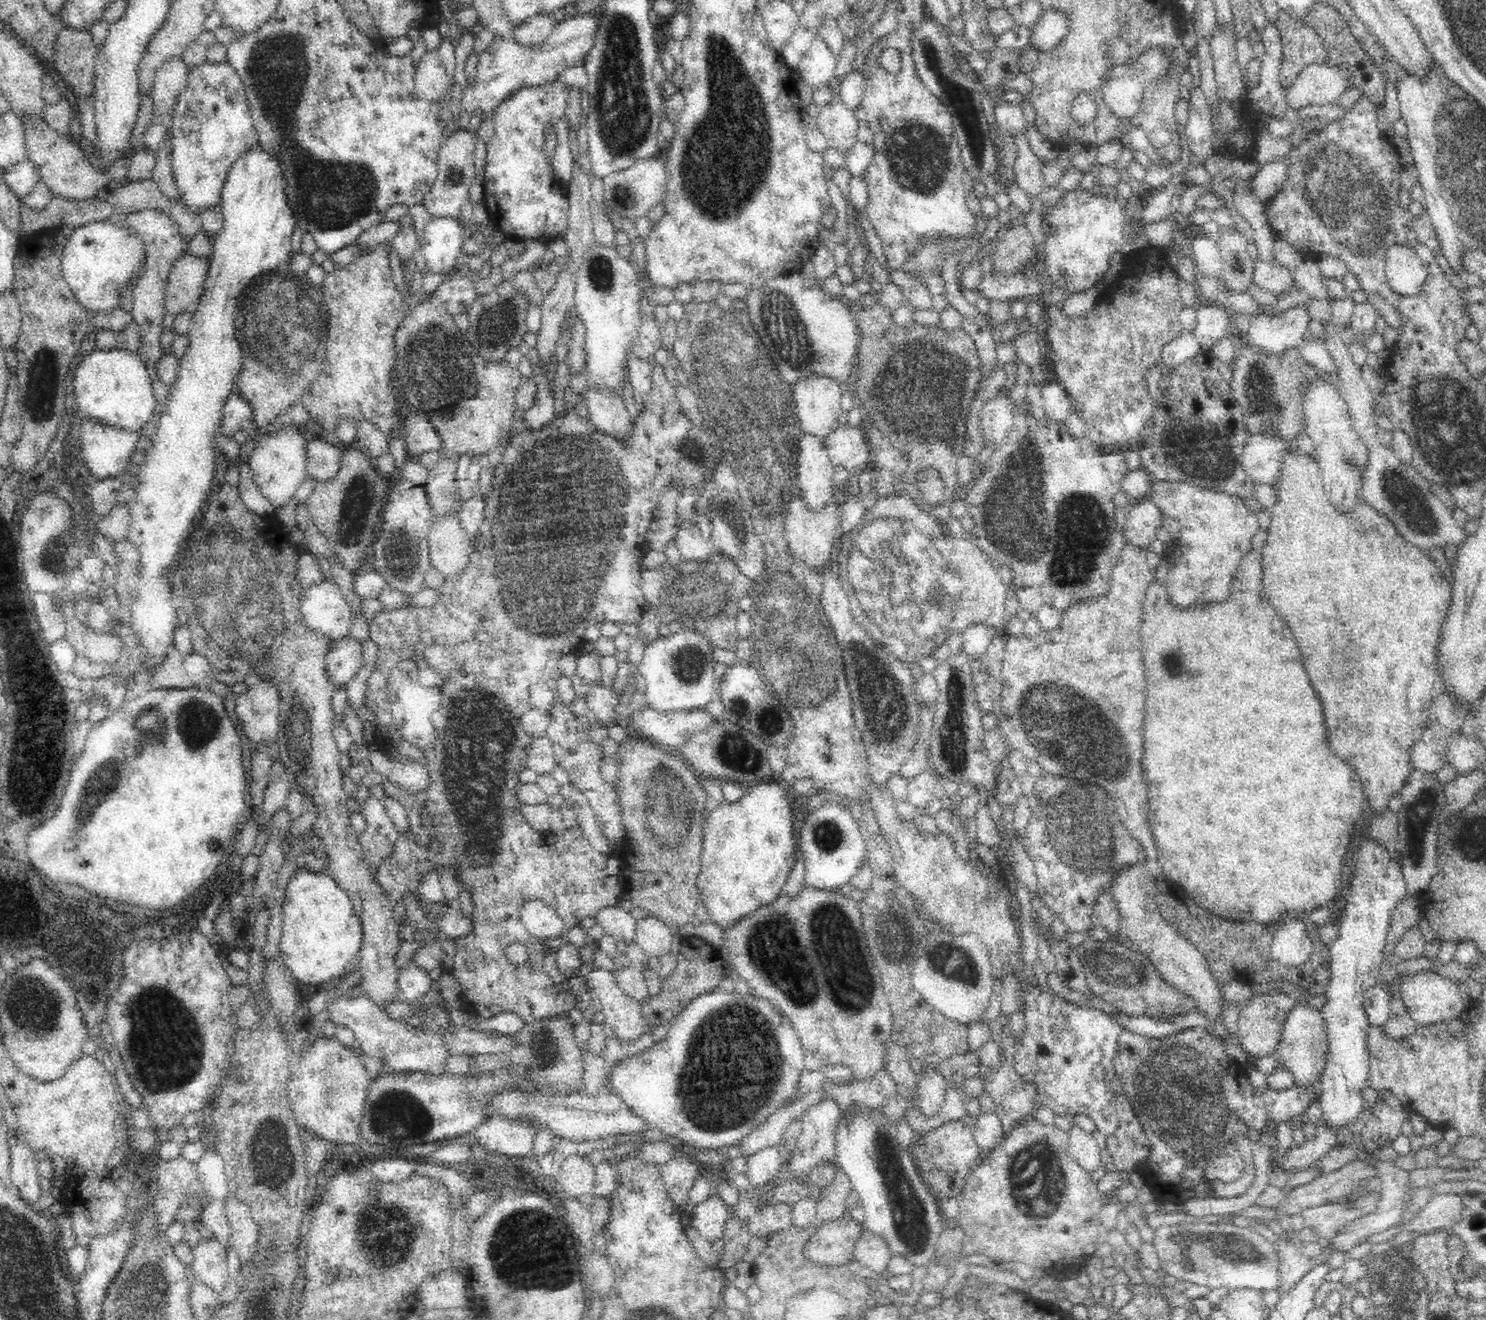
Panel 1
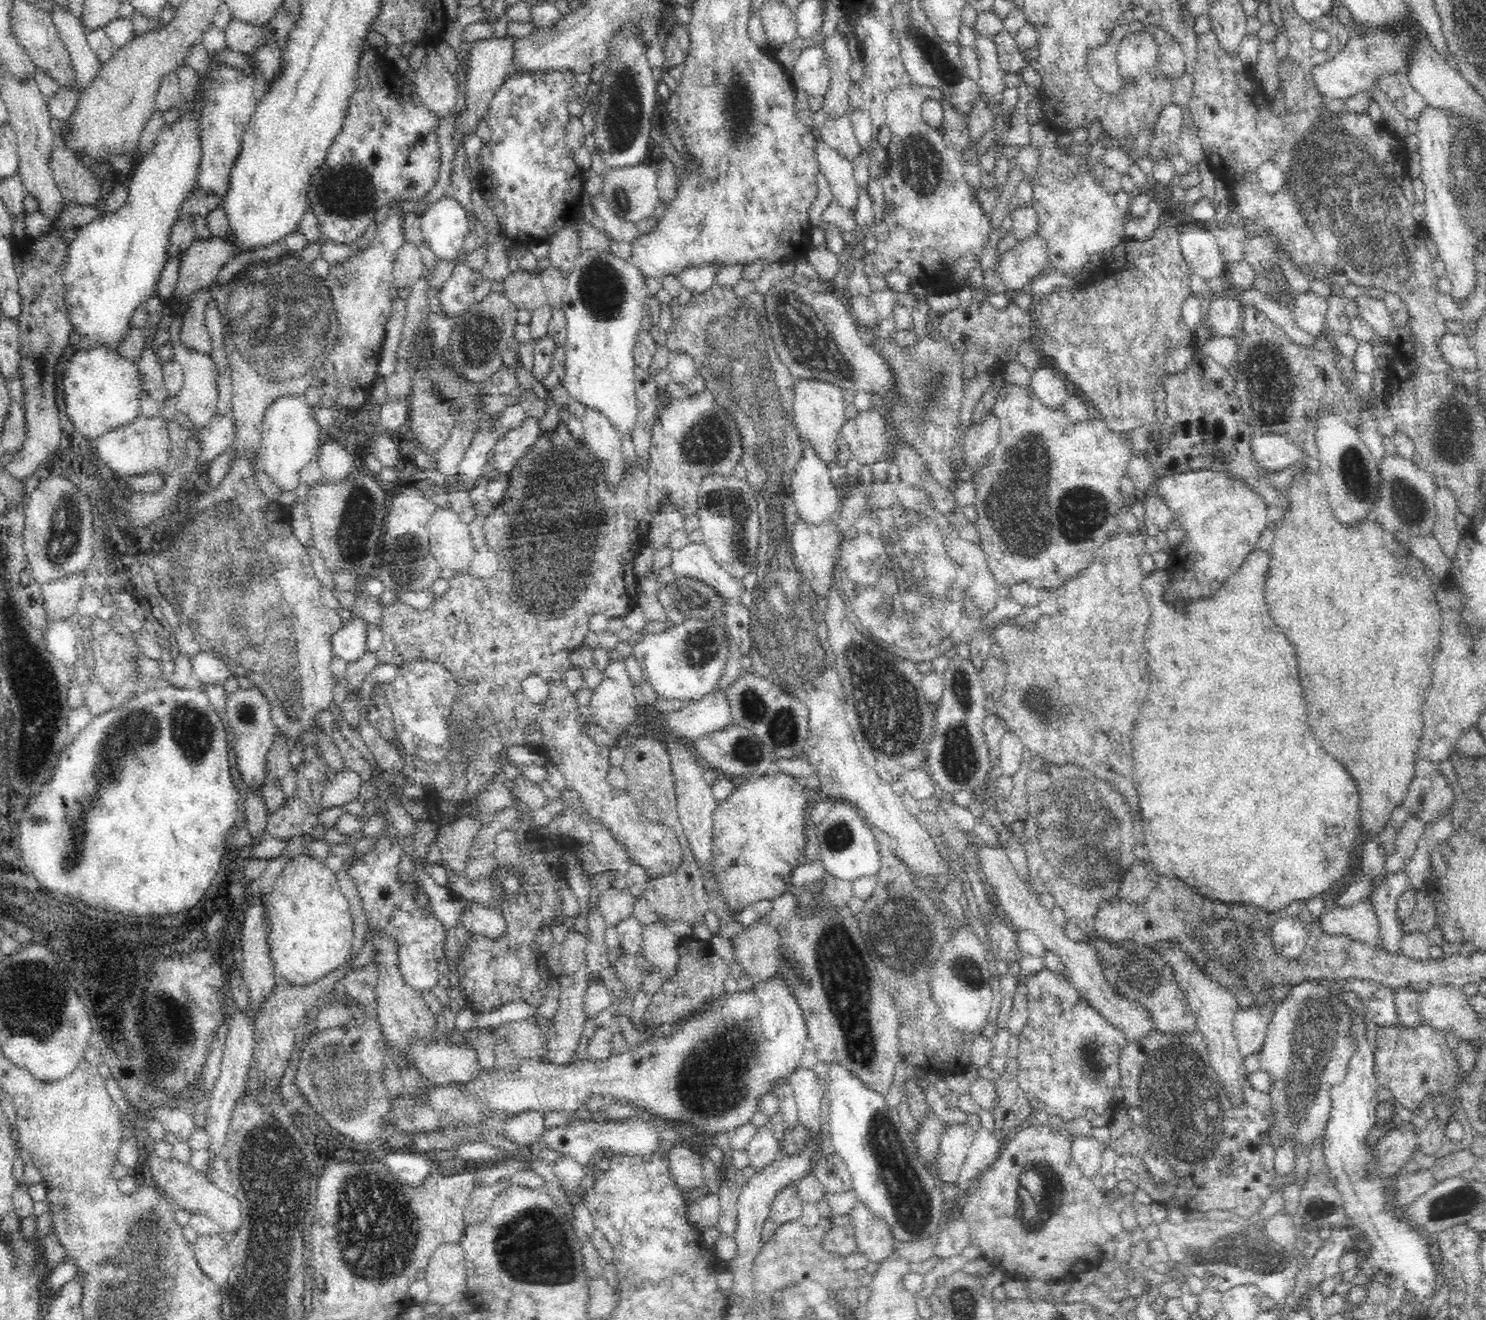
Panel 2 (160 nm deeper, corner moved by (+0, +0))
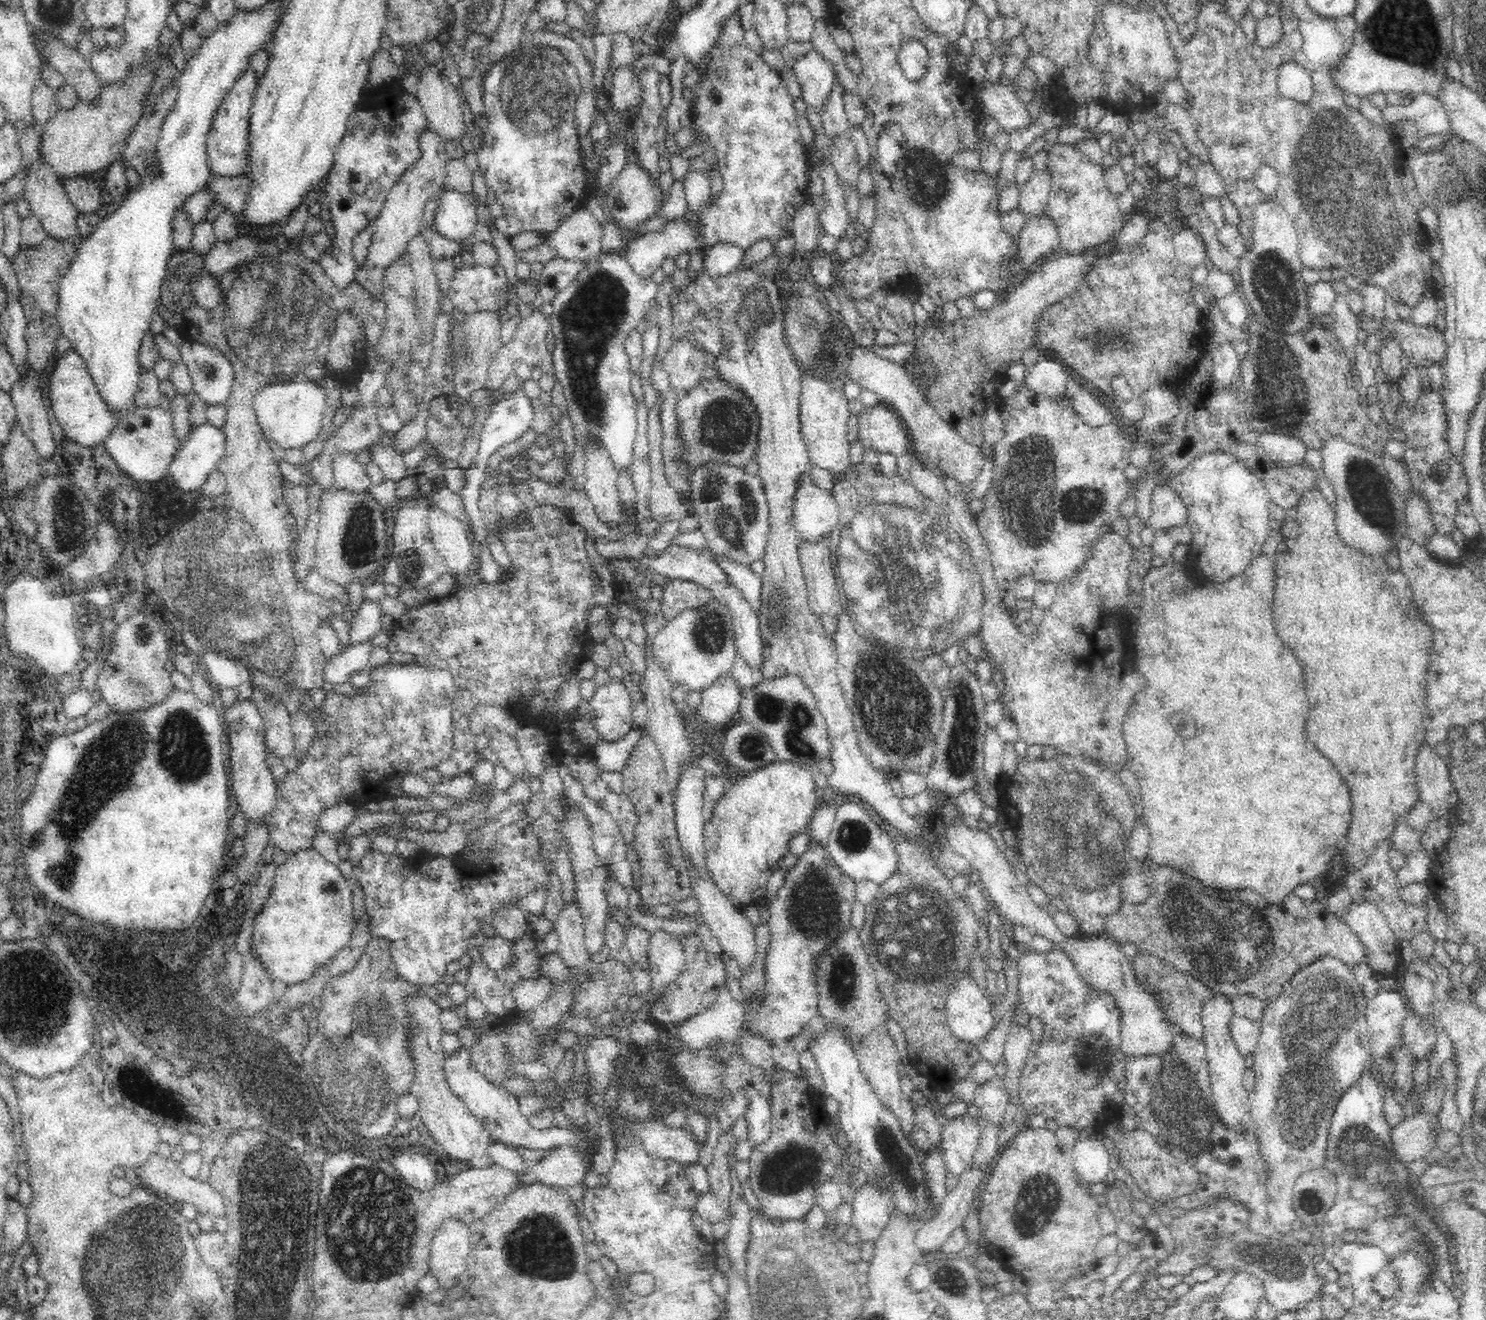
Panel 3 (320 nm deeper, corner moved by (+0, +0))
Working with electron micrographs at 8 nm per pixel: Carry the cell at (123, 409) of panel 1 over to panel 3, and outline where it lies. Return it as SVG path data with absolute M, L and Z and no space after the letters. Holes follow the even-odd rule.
M71 348L56 357L48 386L52 410L56 414L59 426L73 442L84 447L94 447L103 444L109 434L118 427L121 410L115 410L105 402L101 388L91 376L88 363L78 351Z

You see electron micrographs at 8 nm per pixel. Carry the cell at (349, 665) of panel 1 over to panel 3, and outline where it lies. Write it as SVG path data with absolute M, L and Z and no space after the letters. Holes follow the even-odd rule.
M364 599L356 612L354 621L350 622L348 644L346 644L345 649L356 646L356 644L371 642L378 631L380 632L382 616L384 614L381 608L377 607L376 601Z

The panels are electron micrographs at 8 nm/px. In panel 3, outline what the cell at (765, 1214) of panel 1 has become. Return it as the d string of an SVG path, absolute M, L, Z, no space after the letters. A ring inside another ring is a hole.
M779 1067L771 1076L769 1083L772 1089L772 1122L770 1122L770 1138L762 1147L753 1150L747 1141L734 1143L733 1155L740 1162L748 1162L749 1185L753 1194L760 1201L762 1214L768 1218L779 1220L802 1220L815 1205L813 1190L817 1184L833 1180L843 1170L842 1162L846 1158L843 1146L831 1138L831 1118L820 1109L822 1096L804 1080L796 1080L793 1074Z

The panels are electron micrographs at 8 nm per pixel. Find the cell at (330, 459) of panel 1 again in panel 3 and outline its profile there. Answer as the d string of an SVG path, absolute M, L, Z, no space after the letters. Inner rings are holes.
M334 452L331 465L335 480L330 485L332 488L366 492L373 485L366 473L366 465L358 462L354 454Z

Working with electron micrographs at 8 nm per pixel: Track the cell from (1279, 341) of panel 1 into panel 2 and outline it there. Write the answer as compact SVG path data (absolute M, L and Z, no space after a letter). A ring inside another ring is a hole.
M1313 292L1298 293L1290 308L1294 324L1314 337L1321 336L1325 326L1327 298Z

